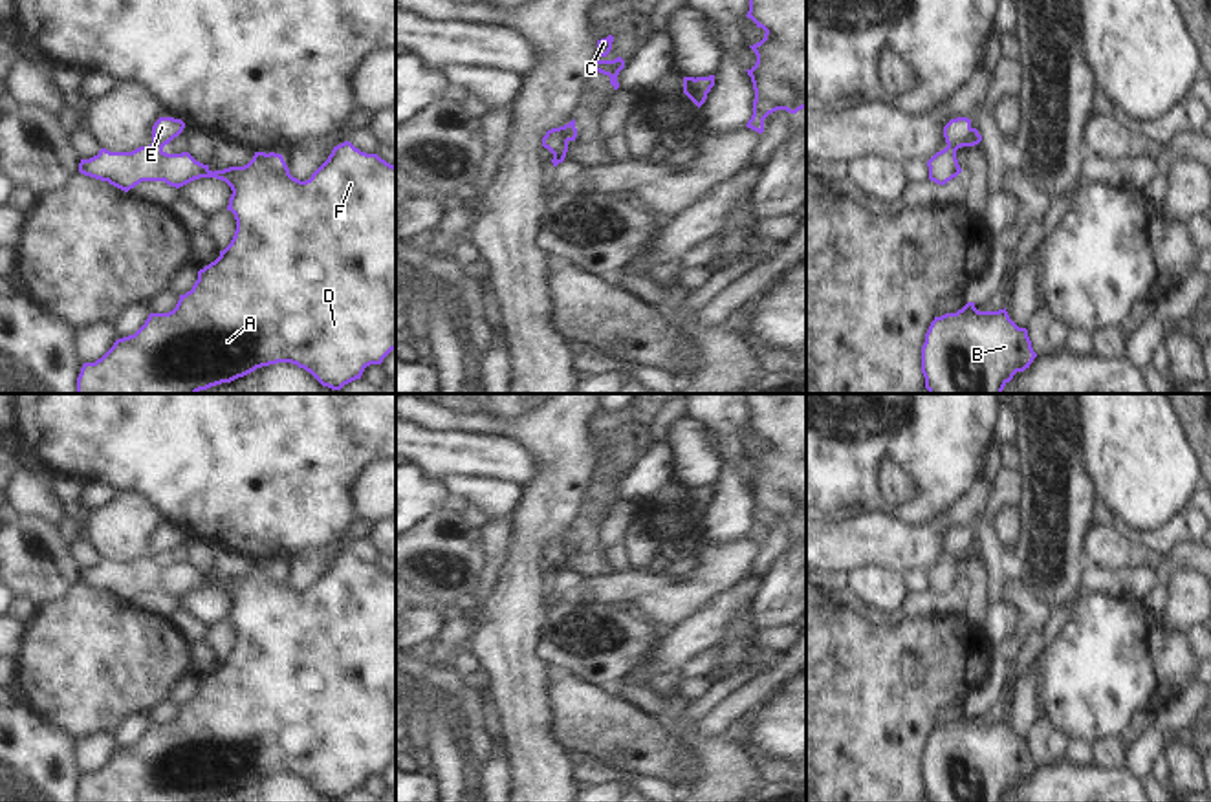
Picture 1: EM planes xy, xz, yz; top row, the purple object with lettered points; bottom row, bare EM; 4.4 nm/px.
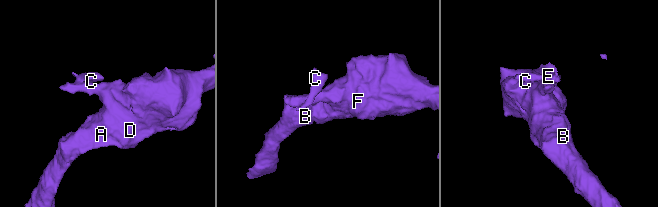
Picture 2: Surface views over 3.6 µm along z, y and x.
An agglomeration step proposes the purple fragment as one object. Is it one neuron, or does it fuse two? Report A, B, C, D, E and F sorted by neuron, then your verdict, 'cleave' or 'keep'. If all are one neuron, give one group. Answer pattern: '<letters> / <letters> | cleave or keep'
A B D F / C E | cleave

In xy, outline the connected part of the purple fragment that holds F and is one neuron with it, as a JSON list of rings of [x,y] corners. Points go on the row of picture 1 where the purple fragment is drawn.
[[[344,141],[310,179],[300,181],[275,152],[255,152],[244,167],[213,172],[189,152],[167,154],[148,145],[132,152],[101,148],[97,156],[81,159],[79,172],[125,192],[141,181],[180,189],[200,178],[222,179],[233,190],[227,211],[235,214],[236,231],[220,256],[198,271],[192,289],[180,295],[172,311],[150,313],[134,335],[117,339],[101,359],[82,364],[77,394],[198,394],[277,363],[297,364],[322,386],[341,390],[396,350],[396,167],[377,154]]]

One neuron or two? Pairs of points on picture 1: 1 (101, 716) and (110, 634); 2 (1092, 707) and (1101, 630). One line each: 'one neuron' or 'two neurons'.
1: one neuron
2: one neuron

